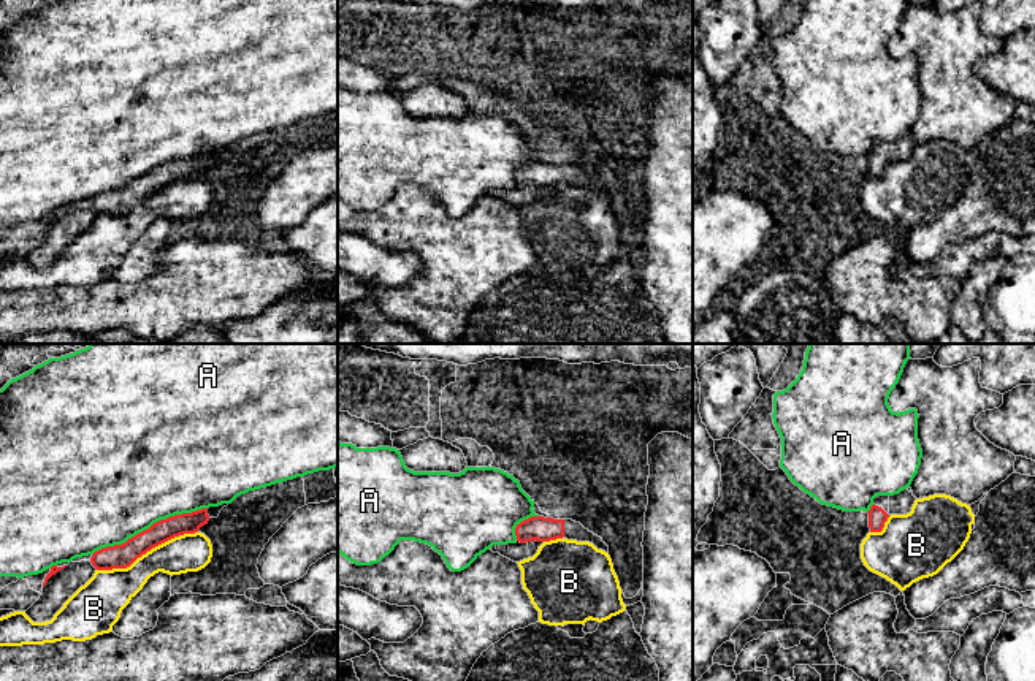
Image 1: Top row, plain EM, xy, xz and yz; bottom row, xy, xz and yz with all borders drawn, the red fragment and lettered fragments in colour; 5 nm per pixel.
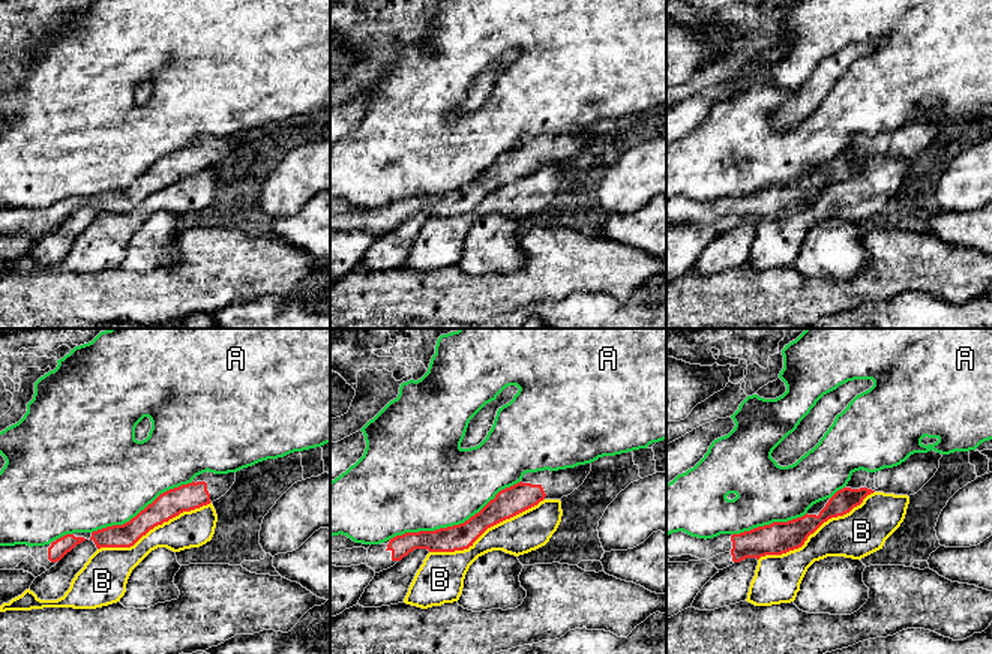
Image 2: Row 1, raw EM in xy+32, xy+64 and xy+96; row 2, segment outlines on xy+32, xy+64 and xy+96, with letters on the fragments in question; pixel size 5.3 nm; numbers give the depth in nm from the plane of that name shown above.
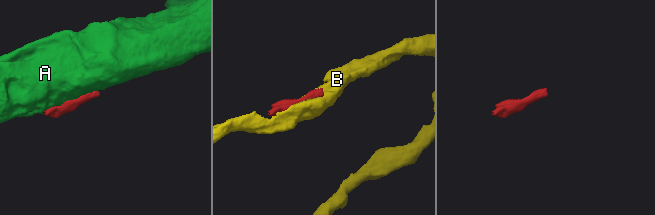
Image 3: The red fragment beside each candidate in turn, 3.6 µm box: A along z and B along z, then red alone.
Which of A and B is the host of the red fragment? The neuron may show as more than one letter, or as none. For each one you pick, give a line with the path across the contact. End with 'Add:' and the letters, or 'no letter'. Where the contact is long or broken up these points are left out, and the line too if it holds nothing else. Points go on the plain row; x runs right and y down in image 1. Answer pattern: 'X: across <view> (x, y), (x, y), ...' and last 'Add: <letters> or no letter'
Add: no letter

